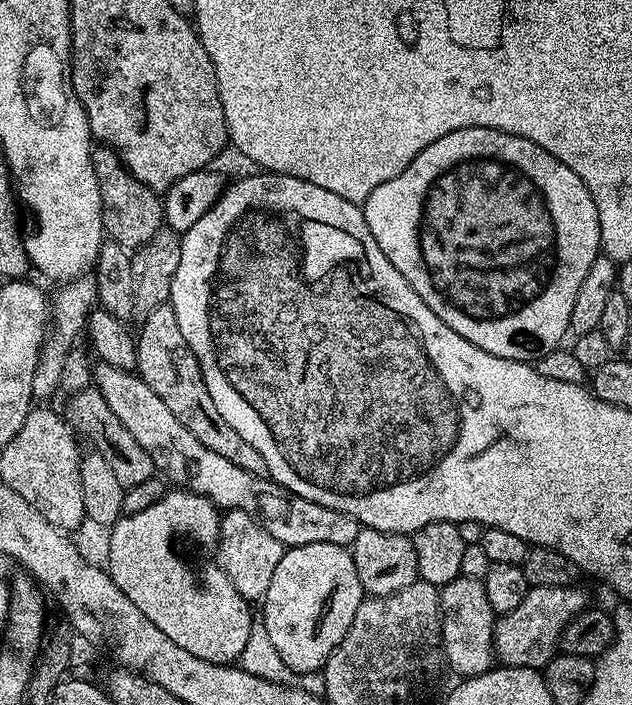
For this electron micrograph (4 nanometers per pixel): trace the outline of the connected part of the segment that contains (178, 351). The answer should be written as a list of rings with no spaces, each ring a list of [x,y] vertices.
[[[171,303],[158,306],[145,315],[142,322],[144,325],[136,336],[135,371],[140,379],[154,390],[154,394],[158,394],[158,398],[162,398],[162,402],[166,402],[166,410],[170,410],[170,414],[174,414],[174,418],[178,418],[178,422],[182,422],[182,426],[186,426],[186,430],[202,442],[202,446],[214,450],[214,454],[220,454],[222,458],[228,458],[234,466],[250,474],[268,476],[266,458],[262,458],[262,454],[258,454],[258,450],[242,438],[242,434],[231,428],[222,414],[218,414],[218,406],[214,406],[214,398],[210,398],[198,358],[194,350],[190,350],[182,334],[182,326],[178,326],[178,318],[174,318]]]

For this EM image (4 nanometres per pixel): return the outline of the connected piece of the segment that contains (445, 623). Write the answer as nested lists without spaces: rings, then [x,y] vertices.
[[[459,576],[454,582],[443,585],[440,594],[440,642],[442,656],[457,672],[457,677],[467,678],[481,676],[494,666],[496,652],[492,649],[494,642],[494,626],[498,616],[492,611],[490,598],[486,598],[486,590],[482,580]]]

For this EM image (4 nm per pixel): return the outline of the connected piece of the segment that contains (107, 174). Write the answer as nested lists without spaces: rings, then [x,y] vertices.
[[[93,147],[92,165],[98,178],[98,190],[102,202],[100,217],[104,223],[107,239],[118,242],[129,250],[137,250],[149,243],[165,227],[163,199],[142,182],[138,182],[138,178],[132,176],[113,148]]]

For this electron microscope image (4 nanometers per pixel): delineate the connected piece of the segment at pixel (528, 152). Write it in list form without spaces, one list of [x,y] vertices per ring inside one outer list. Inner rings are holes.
[[[463,128],[447,132],[438,138],[438,142],[430,142],[430,146],[419,152],[398,178],[390,178],[390,182],[382,182],[382,186],[373,190],[370,198],[364,200],[362,211],[366,226],[370,226],[370,234],[374,234],[378,242],[378,250],[382,250],[382,254],[390,258],[390,266],[394,266],[394,270],[414,286],[414,294],[418,294],[418,298],[422,298],[422,302],[426,302],[426,306],[430,306],[430,310],[434,310],[434,314],[438,314],[454,334],[462,334],[466,342],[474,342],[474,346],[498,358],[535,362],[565,343],[564,336],[569,335],[570,314],[574,311],[574,298],[578,298],[578,289],[602,252],[598,206],[594,206],[594,198],[590,190],[586,190],[582,178],[578,178],[566,162],[558,162],[554,154],[542,150],[542,146],[497,128]]]

